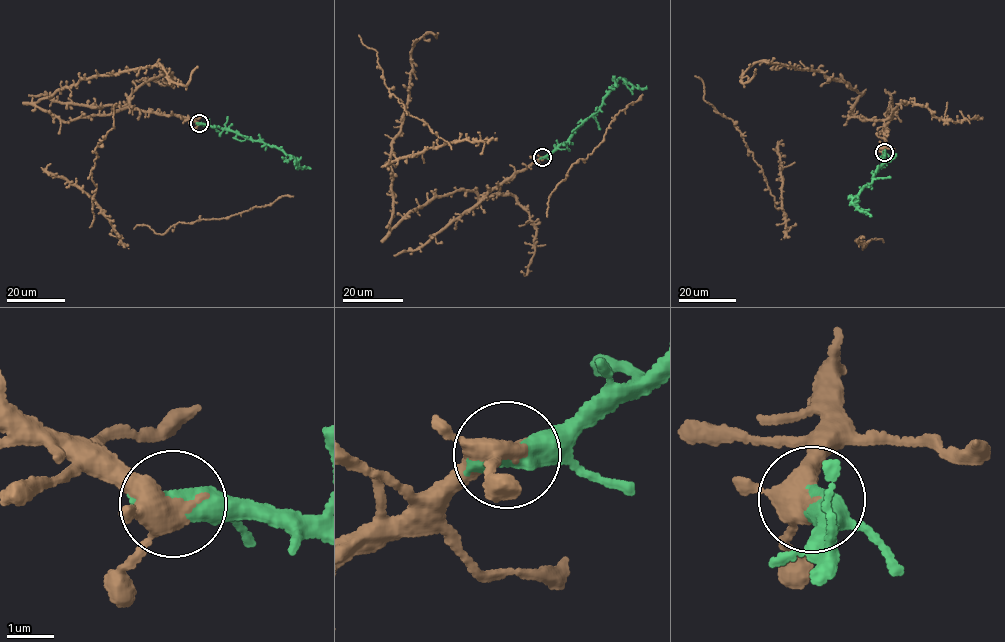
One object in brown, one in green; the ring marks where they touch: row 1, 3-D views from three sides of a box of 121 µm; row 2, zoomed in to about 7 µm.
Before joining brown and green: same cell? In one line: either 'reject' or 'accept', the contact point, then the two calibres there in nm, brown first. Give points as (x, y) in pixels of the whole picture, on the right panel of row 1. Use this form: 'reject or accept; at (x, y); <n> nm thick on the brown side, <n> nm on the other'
accept; at (884, 152); 400 nm thick on the brown side, 600 nm on the other

